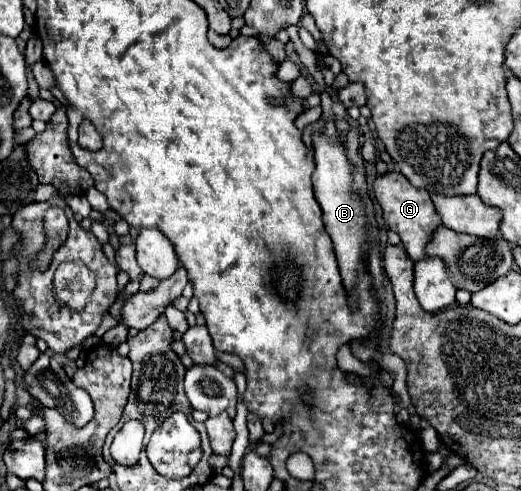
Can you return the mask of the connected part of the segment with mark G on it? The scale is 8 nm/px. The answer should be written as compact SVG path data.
M390 171L386 175L376 177L374 195L376 195L376 199L378 199L380 207L382 207L386 225L400 235L402 245L404 245L406 253L410 255L410 259L412 261L426 259L426 245L428 245L432 233L436 231L436 227L442 225L434 205L430 201L428 191L420 189L420 187L414 187L410 181L406 181L406 177L402 177L402 173Z

